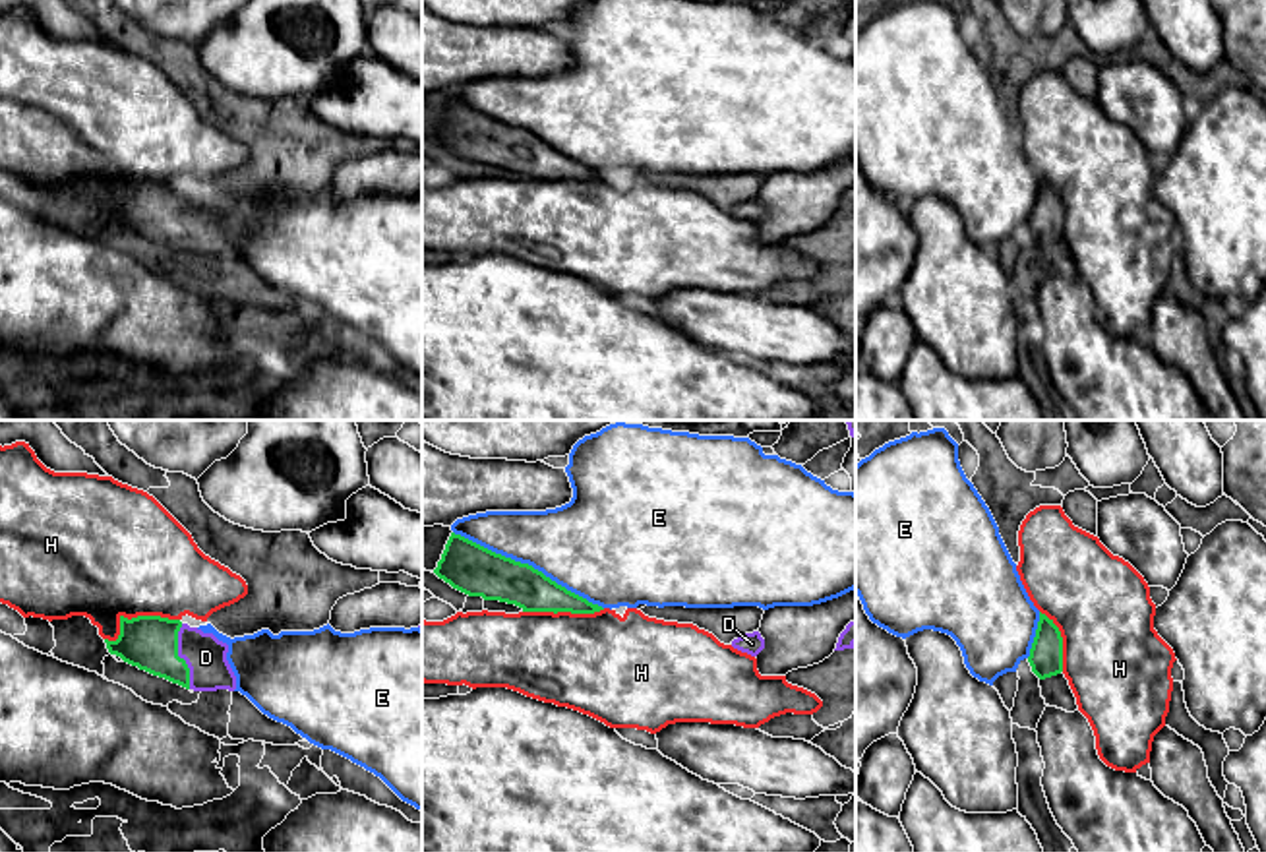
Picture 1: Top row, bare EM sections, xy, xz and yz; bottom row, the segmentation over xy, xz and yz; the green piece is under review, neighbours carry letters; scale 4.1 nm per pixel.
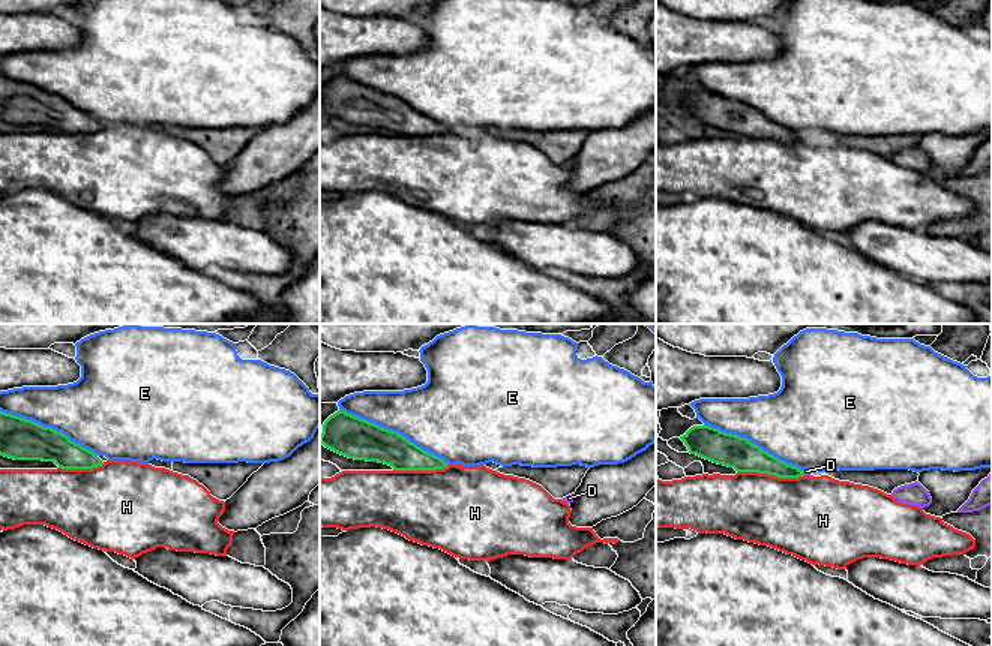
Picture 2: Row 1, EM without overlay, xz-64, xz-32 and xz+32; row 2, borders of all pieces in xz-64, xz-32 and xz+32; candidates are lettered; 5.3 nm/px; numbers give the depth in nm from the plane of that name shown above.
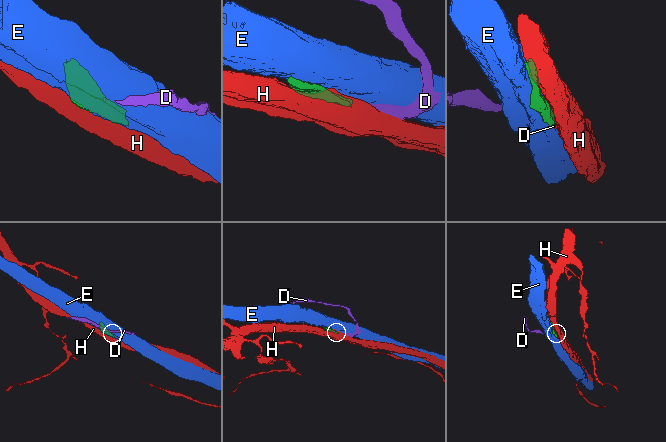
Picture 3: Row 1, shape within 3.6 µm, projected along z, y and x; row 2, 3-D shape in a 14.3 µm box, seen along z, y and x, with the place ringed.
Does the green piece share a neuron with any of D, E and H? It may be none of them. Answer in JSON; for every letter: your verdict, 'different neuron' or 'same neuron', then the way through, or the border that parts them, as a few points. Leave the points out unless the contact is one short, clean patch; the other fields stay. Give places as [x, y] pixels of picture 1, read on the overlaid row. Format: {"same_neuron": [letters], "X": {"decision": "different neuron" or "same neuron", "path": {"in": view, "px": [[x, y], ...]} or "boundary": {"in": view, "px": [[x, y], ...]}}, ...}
{"same_neuron": ["D"], "D": {"decision": "same neuron"}, "E": {"decision": "different neuron"}, "H": {"decision": "different neuron"}}

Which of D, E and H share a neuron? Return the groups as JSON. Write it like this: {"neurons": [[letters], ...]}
{"neurons": [["D"], ["E"], ["H"]]}

